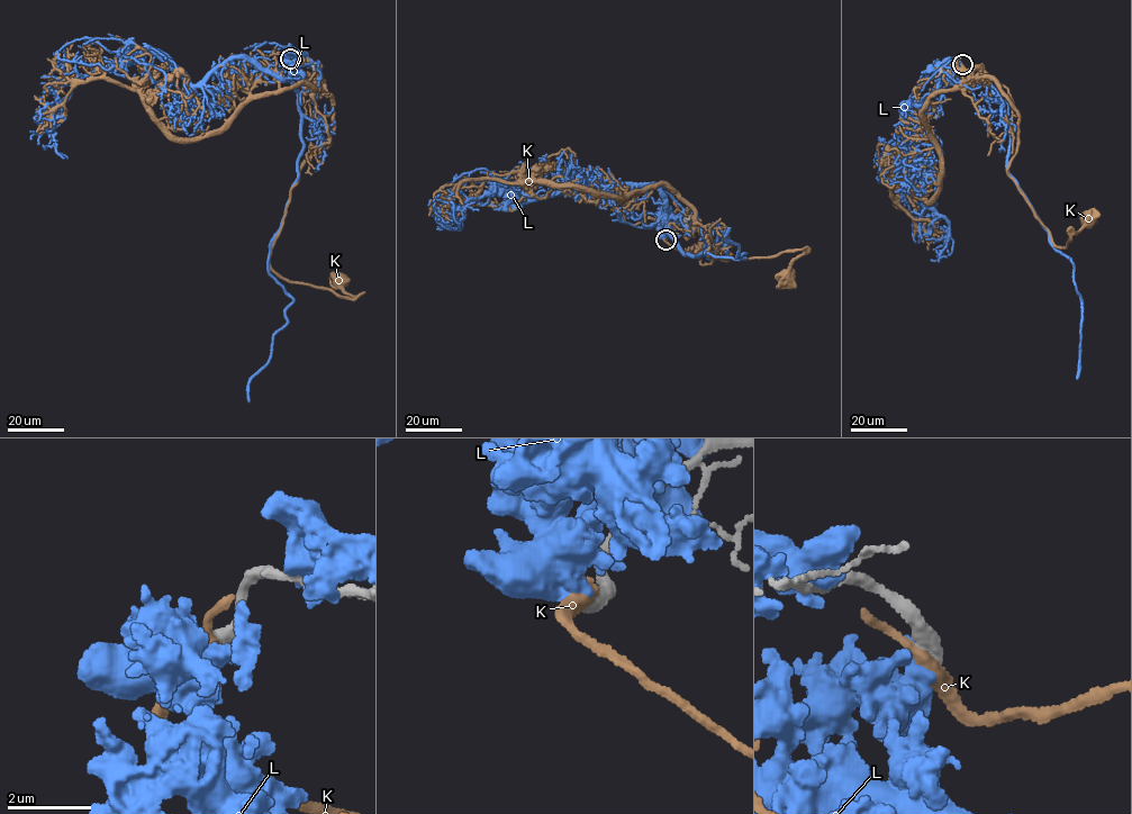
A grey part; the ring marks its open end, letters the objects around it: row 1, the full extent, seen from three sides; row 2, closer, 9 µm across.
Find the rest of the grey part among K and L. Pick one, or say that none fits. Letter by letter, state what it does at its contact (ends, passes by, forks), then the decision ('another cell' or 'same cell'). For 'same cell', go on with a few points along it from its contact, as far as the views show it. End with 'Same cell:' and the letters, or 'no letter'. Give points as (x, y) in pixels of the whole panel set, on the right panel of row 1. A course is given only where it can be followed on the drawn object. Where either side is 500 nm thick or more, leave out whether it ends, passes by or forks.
K: it passes by | another cell
L: another cell
Same cell: no letter

